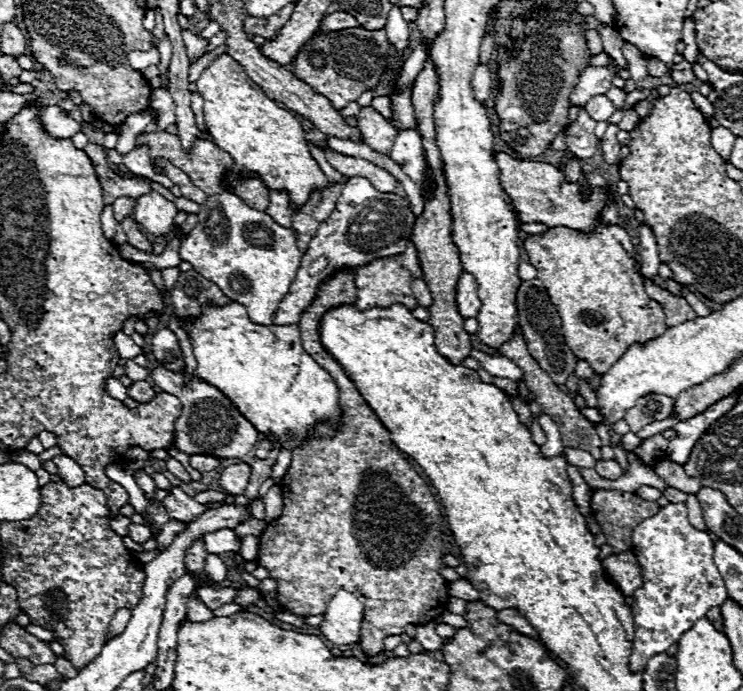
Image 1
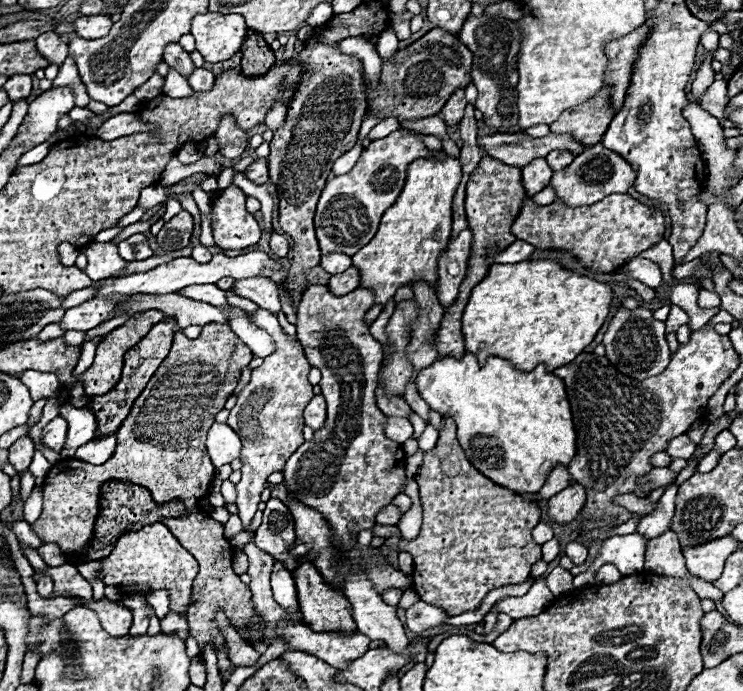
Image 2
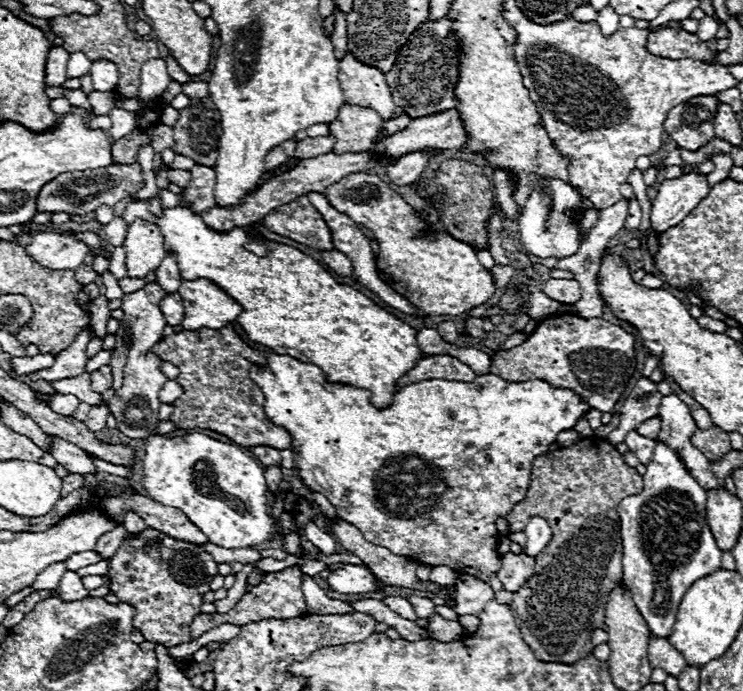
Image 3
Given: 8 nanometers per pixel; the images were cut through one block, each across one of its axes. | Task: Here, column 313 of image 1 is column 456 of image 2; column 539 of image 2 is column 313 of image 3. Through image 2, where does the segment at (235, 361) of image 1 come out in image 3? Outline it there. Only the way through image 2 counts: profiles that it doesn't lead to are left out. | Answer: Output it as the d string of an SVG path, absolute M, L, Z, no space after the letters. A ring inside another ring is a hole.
M272 352L266 358L266 366L252 366L250 368L250 378L258 384L258 388L262 390L262 394L266 398L266 402L264 402L266 416L270 416L270 420L274 420L274 424L280 424L282 428L286 428L292 436L294 462L296 462L298 476L302 478L302 482L310 490L324 494L334 504L338 516L344 522L354 524L366 536L366 540L370 540L372 544L384 546L384 548L392 550L398 556L408 556L408 558L414 558L414 560L418 560L422 564L430 564L430 566L450 566L458 574L470 574L470 576L474 576L478 580L484 580L484 582L488 582L488 578L500 570L500 558L498 558L498 550L496 550L500 534L494 526L496 518L506 516L506 512L510 512L510 508L526 496L528 486L530 486L530 464L532 464L532 460L536 456L546 454L548 446L556 442L558 434L564 432L564 430L574 428L576 422L584 414L588 414L588 410L590 410L586 400L582 400L576 392L572 392L568 388L554 388L544 380L506 382L496 374L476 376L472 382L426 380L426 382L408 384L396 394L394 404L390 408L380 410L380 408L370 404L370 400L366 396L366 390L356 390L356 388L332 384L332 382L326 380L326 376L316 366L304 364L296 358L276 354L276 352Z

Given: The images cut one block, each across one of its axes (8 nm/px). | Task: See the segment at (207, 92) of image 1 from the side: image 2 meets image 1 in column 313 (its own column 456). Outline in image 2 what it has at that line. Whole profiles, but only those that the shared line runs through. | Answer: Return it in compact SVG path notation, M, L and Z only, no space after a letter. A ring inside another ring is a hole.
M420 158L408 164L406 184L396 202L384 212L376 236L352 256L352 262L362 272L360 288L372 288L378 304L386 304L402 284L412 284L418 278L430 286L436 284L438 256L450 240L452 198L460 180L462 166L458 158Z

